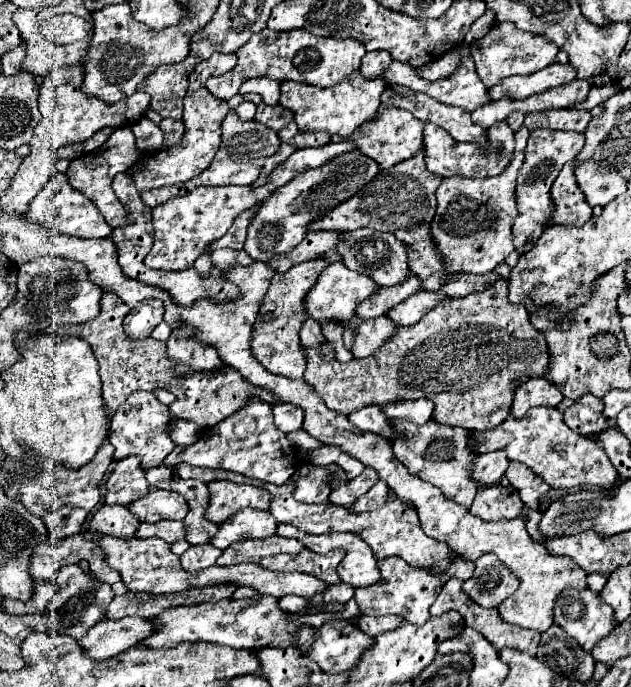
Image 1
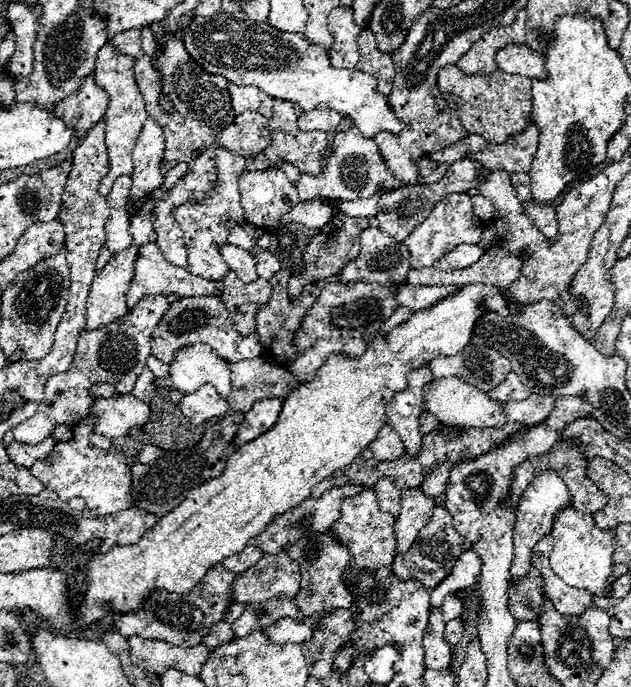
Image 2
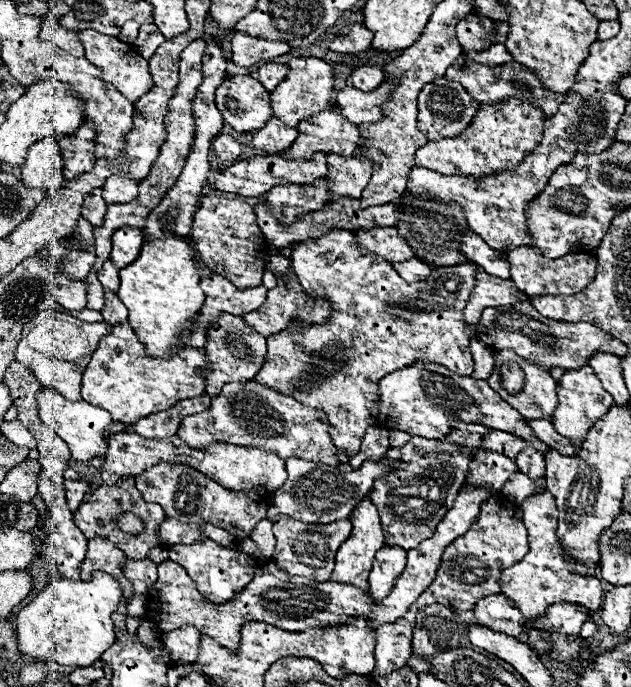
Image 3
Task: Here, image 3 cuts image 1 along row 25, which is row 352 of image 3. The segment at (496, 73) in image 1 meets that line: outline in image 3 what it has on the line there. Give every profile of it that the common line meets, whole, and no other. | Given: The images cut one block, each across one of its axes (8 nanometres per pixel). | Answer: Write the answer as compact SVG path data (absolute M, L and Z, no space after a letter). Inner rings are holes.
M496 350L494 362L496 362L496 368L494 368L492 376L488 378L488 384L492 386L492 390L498 396L502 396L512 408L516 408L526 420L538 420L538 418L550 420L550 416L554 414L554 408L558 406L556 382L550 376L550 372L522 360L512 350ZM508 362L516 362L524 372L524 386L516 396L508 394L506 388L500 386L500 366L504 366Z

